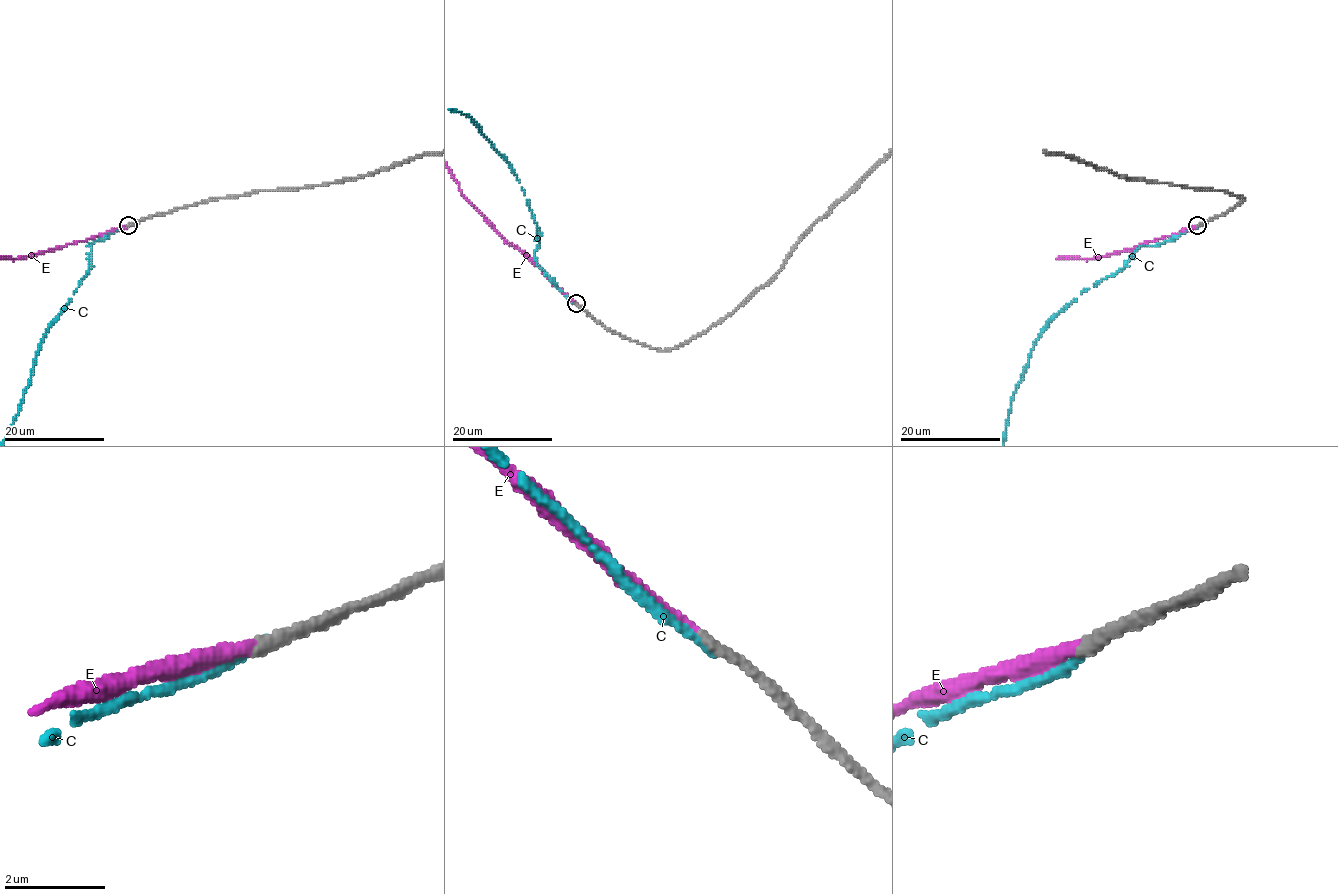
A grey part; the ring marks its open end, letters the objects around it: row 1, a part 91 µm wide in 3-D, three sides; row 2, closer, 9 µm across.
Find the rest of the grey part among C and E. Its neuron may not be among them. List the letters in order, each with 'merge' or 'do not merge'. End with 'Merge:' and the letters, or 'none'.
C: do not merge
E: merge
Merge: E

